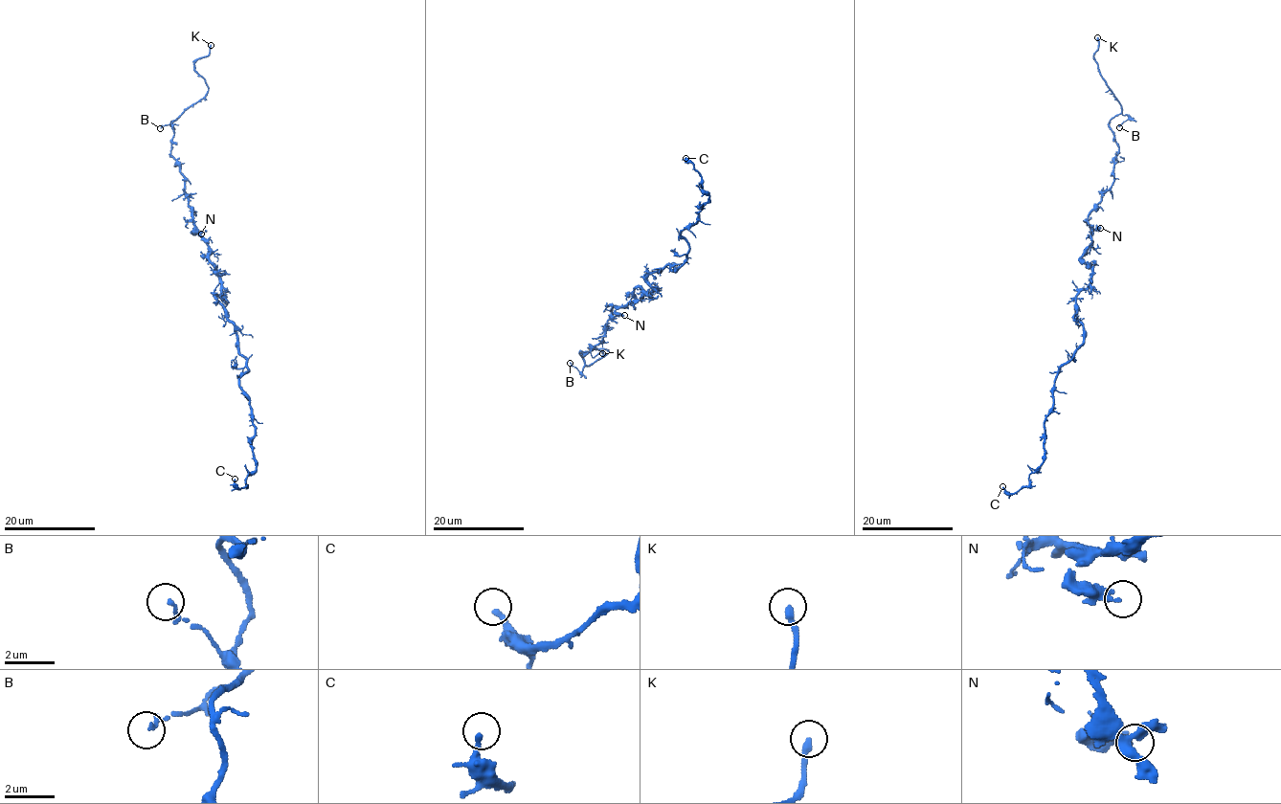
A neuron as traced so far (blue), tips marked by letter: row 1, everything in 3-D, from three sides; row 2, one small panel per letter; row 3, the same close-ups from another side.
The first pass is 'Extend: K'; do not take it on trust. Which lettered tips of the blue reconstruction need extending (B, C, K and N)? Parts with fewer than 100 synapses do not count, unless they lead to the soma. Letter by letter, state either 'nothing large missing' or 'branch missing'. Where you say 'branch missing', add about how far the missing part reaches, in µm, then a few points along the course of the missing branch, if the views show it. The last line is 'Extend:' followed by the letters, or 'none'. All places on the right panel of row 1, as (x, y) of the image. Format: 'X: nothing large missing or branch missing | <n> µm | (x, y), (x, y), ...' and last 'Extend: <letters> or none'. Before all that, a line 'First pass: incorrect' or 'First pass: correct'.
First pass: correct
B: nothing large missing
C: nothing large missing
K: branch missing | 3 µm
N: nothing large missing
Extend: K

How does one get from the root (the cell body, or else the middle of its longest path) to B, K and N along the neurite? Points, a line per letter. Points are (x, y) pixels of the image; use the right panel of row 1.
B: (1090, 269), (1081, 257), (1091, 242), (1088, 214), (1112, 184), (1118, 152), (1110, 121), (1127, 115), (1119, 127)
K: (1090, 269), (1081, 257), (1088, 214), (1113, 180), (1110, 121), (1121, 106), (1094, 56), (1097, 37)
N: (1090, 269), (1081, 256), (1091, 242), (1090, 231), (1100, 228)

